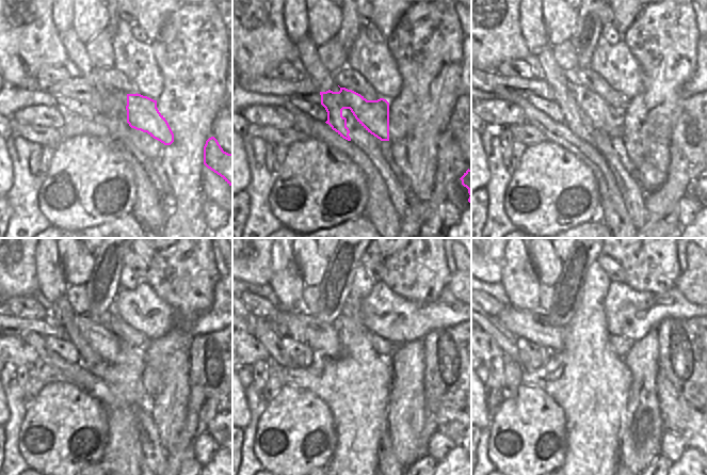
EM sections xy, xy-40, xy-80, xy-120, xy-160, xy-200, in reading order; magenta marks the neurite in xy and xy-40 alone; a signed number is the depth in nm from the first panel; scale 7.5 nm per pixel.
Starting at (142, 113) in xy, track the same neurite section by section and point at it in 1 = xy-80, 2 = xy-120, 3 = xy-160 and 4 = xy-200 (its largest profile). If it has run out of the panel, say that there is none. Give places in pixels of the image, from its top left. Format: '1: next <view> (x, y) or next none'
1: next xy-80 (609, 119)
2: next xy-120 (92, 360)
3: next xy-160 (301, 326)
4: next xy-200 (532, 326)

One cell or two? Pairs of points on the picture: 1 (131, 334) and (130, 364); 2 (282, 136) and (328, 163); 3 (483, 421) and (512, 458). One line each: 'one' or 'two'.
1: two
2: two
3: two

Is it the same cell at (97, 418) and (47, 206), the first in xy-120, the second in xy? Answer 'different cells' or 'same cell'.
same cell

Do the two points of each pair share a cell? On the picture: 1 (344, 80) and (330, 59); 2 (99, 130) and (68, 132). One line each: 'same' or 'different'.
1: different
2: same

